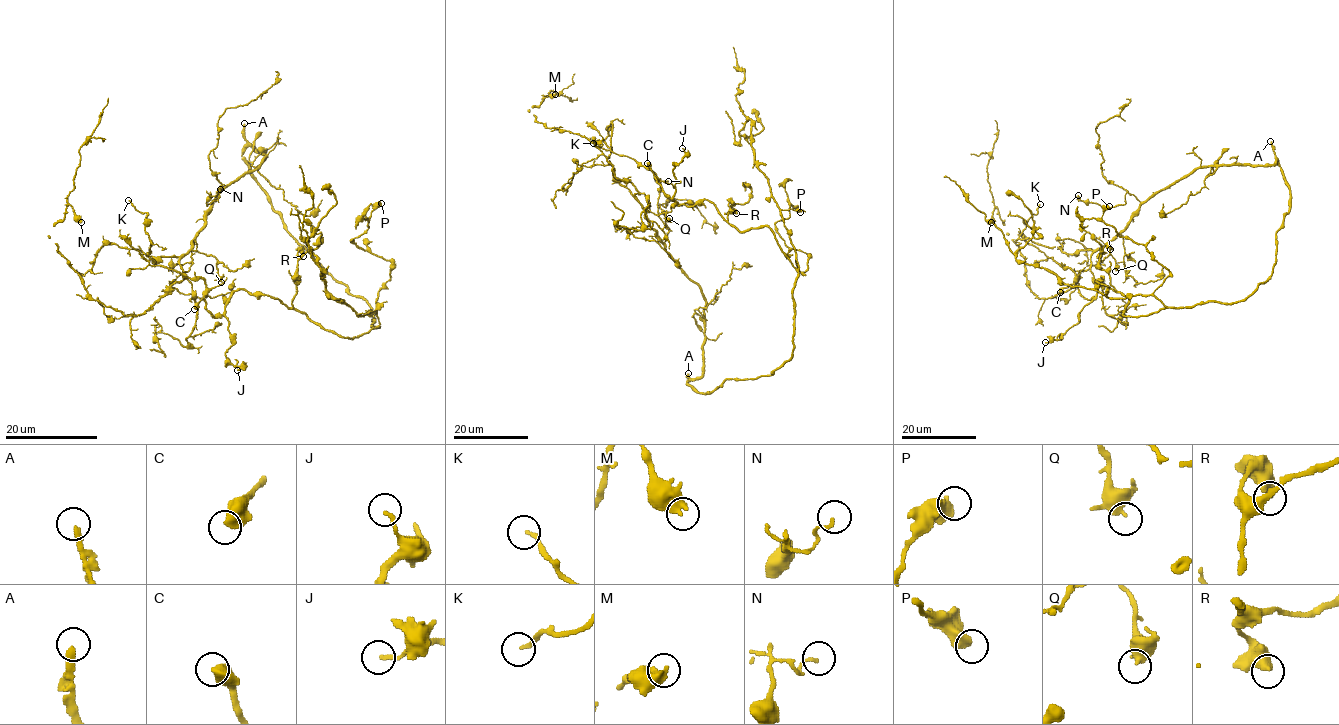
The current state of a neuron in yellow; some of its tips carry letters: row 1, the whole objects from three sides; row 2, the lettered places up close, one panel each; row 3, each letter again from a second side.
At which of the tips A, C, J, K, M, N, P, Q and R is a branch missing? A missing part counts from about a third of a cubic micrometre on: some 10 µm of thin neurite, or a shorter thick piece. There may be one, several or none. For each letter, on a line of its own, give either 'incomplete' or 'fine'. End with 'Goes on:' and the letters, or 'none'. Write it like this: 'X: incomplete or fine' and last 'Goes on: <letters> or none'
A: incomplete
C: fine
J: fine
K: incomplete
M: fine
N: fine
P: fine
Q: fine
R: fine
Goes on: A, K

